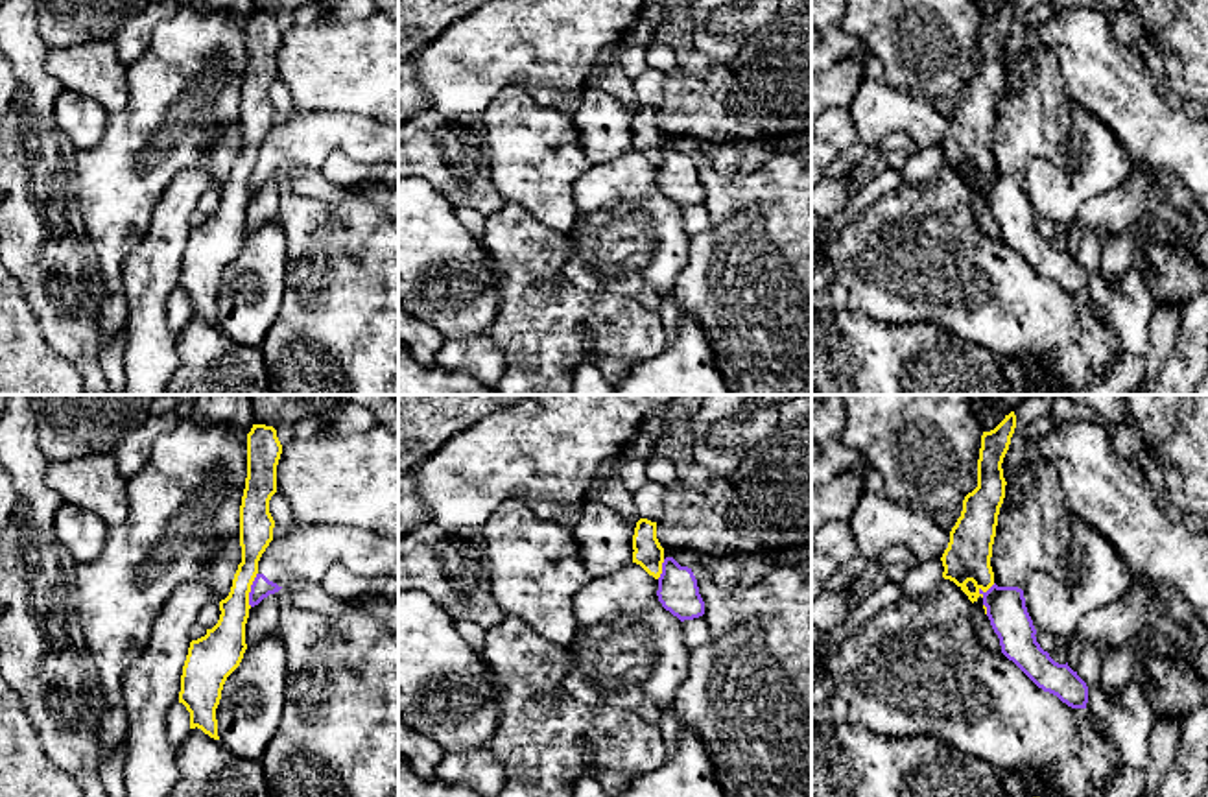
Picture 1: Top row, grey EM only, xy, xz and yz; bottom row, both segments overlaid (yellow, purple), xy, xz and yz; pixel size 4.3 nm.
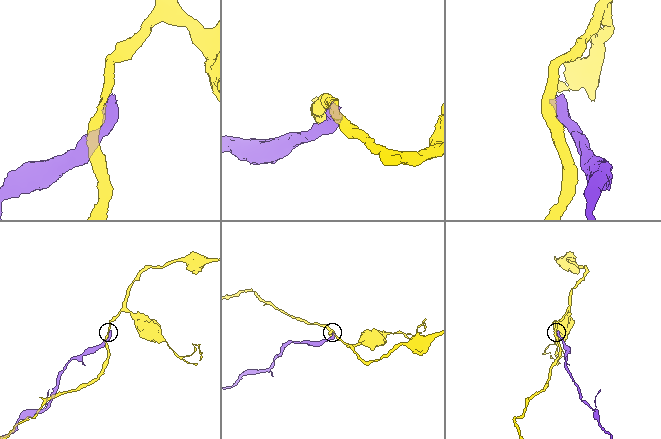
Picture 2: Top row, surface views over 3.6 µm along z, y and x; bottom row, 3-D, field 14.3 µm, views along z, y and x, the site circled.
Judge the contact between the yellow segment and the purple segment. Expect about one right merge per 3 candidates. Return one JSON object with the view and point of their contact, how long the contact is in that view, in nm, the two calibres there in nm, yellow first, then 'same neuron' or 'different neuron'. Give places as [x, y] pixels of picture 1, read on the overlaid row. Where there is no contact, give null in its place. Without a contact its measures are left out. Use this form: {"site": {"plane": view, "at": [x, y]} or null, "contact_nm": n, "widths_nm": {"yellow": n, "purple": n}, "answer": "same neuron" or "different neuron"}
{"site": {"plane": "xy", "at": [249, 589]}, "contact_nm": 160, "widths_nm": {"yellow": 170, "purple": 90}, "answer": "different neuron"}

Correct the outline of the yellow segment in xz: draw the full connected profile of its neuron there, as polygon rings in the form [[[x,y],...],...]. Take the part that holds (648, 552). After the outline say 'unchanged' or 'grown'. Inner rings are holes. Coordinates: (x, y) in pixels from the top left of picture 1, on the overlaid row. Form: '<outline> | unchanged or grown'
[[[640,518],[633,535],[633,563],[640,565],[655,579],[662,574],[664,548],[657,539],[657,522]]] | unchanged

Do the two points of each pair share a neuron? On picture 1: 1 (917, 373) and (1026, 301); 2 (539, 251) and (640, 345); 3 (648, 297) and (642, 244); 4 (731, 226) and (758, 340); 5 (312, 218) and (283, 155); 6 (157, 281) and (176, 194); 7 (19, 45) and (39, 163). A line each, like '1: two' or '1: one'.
1: two
2: one
3: two
4: one
5: two
6: one
7: one

